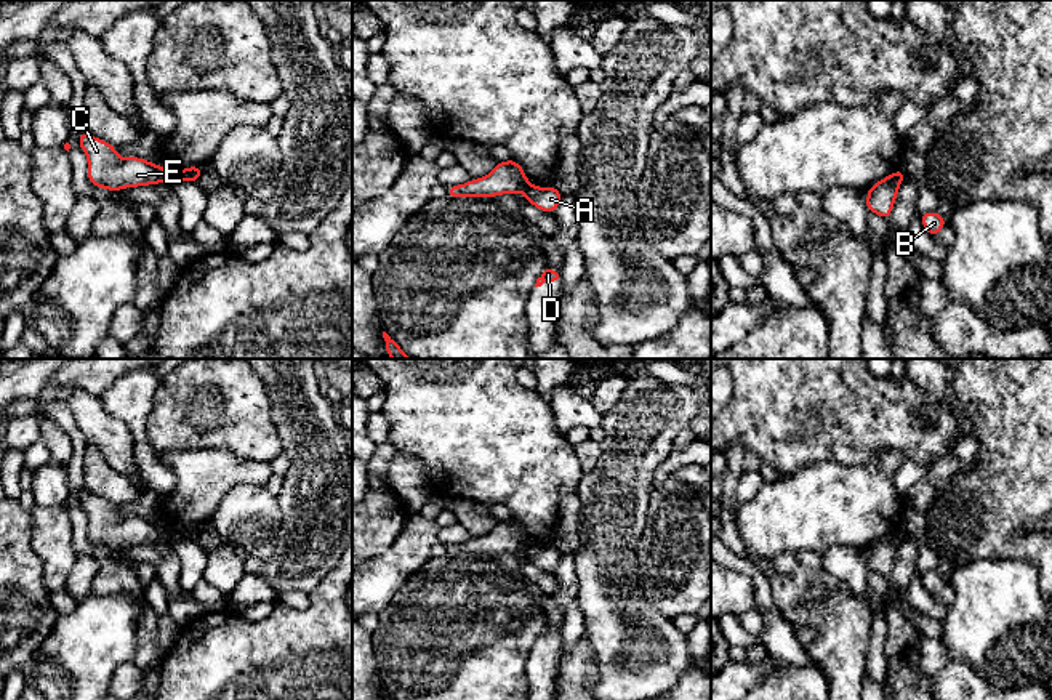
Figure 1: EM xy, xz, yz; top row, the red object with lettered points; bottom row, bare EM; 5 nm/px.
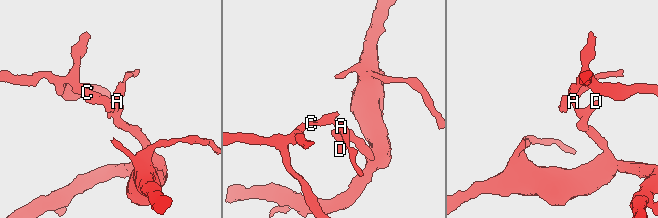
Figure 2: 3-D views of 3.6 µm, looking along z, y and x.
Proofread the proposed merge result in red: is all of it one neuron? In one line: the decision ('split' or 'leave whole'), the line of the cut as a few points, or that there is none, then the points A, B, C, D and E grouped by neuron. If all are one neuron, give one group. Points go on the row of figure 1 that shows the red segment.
split | xy (167, 170), (164, 180) | A B D / C E

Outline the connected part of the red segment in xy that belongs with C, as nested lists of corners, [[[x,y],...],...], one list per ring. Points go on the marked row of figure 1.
[[[85,131],[80,133],[78,144],[88,159],[88,181],[96,187],[115,192],[165,181],[163,167],[138,157],[120,159],[114,146]]]

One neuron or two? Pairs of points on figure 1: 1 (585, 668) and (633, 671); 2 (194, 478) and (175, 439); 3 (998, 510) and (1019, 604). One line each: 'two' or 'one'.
1: two
2: two
3: two

